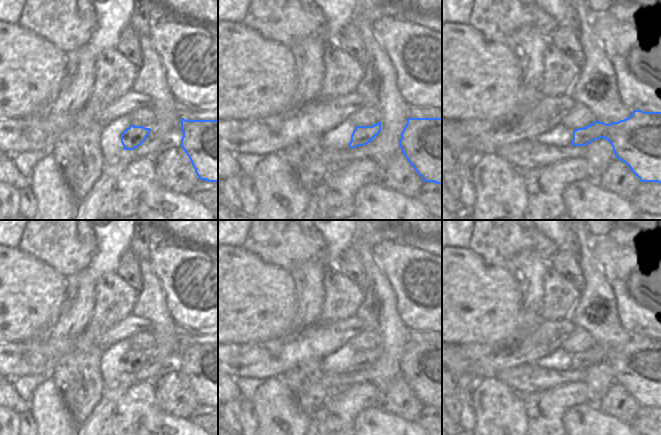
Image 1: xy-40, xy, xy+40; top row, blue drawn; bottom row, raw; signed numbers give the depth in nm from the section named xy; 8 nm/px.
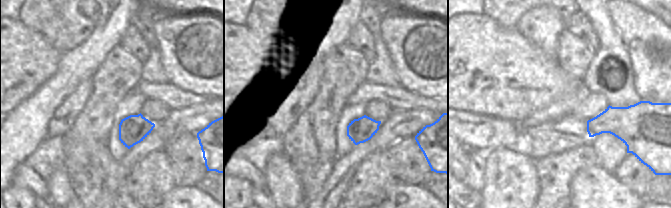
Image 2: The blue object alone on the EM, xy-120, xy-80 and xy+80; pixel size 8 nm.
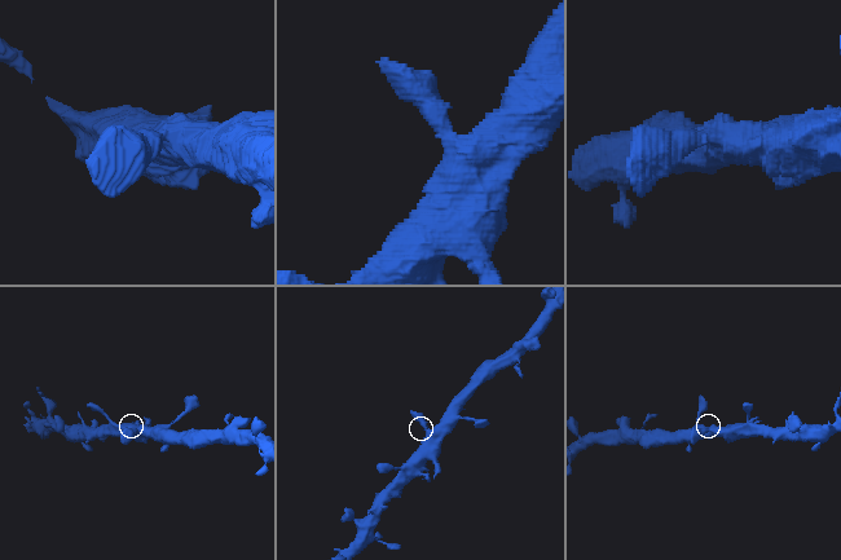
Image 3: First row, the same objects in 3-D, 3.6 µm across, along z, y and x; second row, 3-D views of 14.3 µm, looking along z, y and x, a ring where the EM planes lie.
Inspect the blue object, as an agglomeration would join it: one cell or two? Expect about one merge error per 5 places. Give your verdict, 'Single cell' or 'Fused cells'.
Single cell

